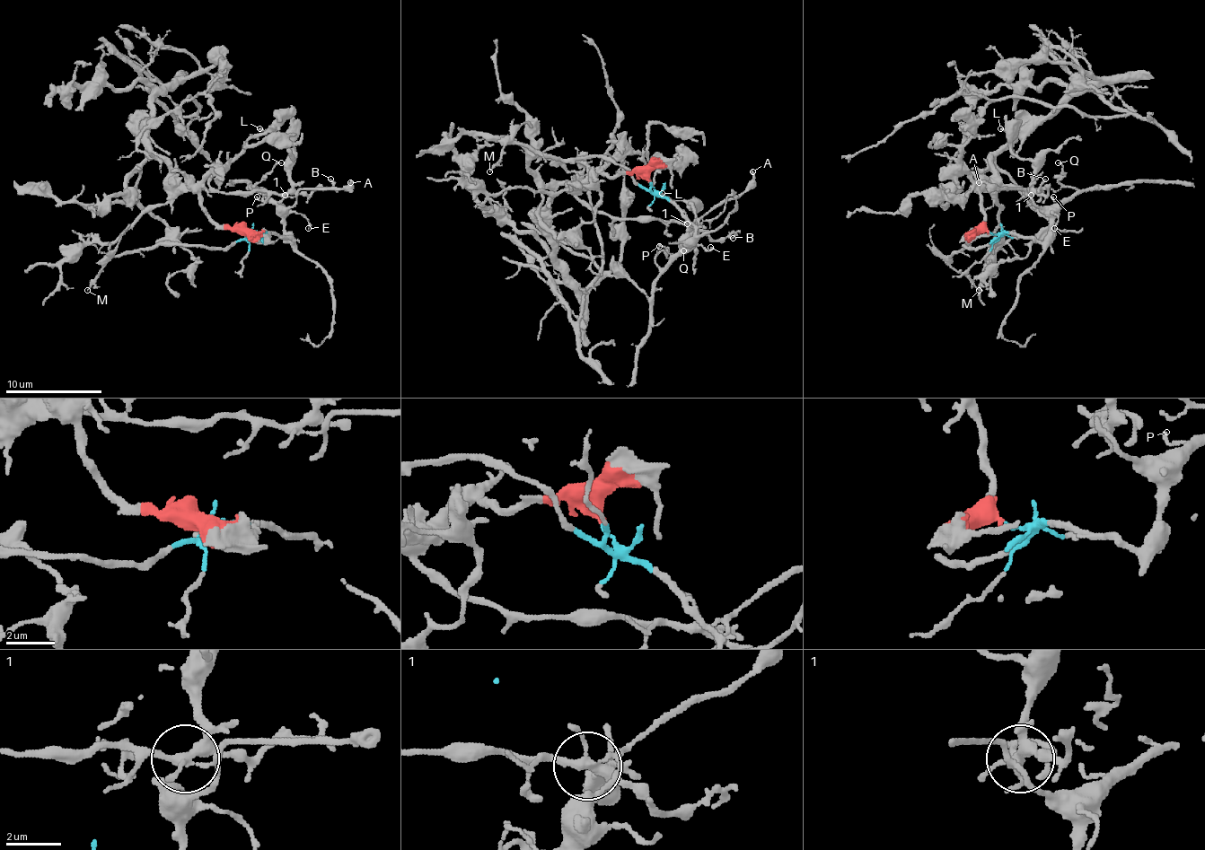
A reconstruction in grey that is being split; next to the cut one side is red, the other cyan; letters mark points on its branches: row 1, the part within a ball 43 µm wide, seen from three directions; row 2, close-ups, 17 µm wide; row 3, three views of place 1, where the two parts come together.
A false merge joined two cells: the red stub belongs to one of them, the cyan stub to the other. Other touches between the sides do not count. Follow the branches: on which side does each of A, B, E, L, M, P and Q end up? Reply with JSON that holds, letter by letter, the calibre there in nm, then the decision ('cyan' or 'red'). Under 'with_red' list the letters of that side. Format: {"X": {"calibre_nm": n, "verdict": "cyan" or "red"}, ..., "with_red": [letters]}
{"A": {"calibre_nm": 200, "verdict": "cyan"}, "B": {"calibre_nm": 180, "verdict": "red"}, "E": {"calibre_nm": 130, "verdict": "cyan"}, "L": {"calibre_nm": 140, "verdict": "red"}, "M": {"calibre_nm": 100, "verdict": "cyan"}, "P": {"calibre_nm": 110, "verdict": "cyan"}, "Q": {"calibre_nm": 150, "verdict": "cyan"}, "with_red": ["B", "L"]}

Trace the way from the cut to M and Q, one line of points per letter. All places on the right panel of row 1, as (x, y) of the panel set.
M: (990, 233), (998, 238), (971, 248), (963, 245), (966, 245), (949, 259), (952, 267), (963, 274), (978, 291)
Q: (990, 233), (1019, 233), (1043, 240), (1051, 231), (1051, 219), (1077, 190), (1059, 183), (1062, 166), (1058, 163)

